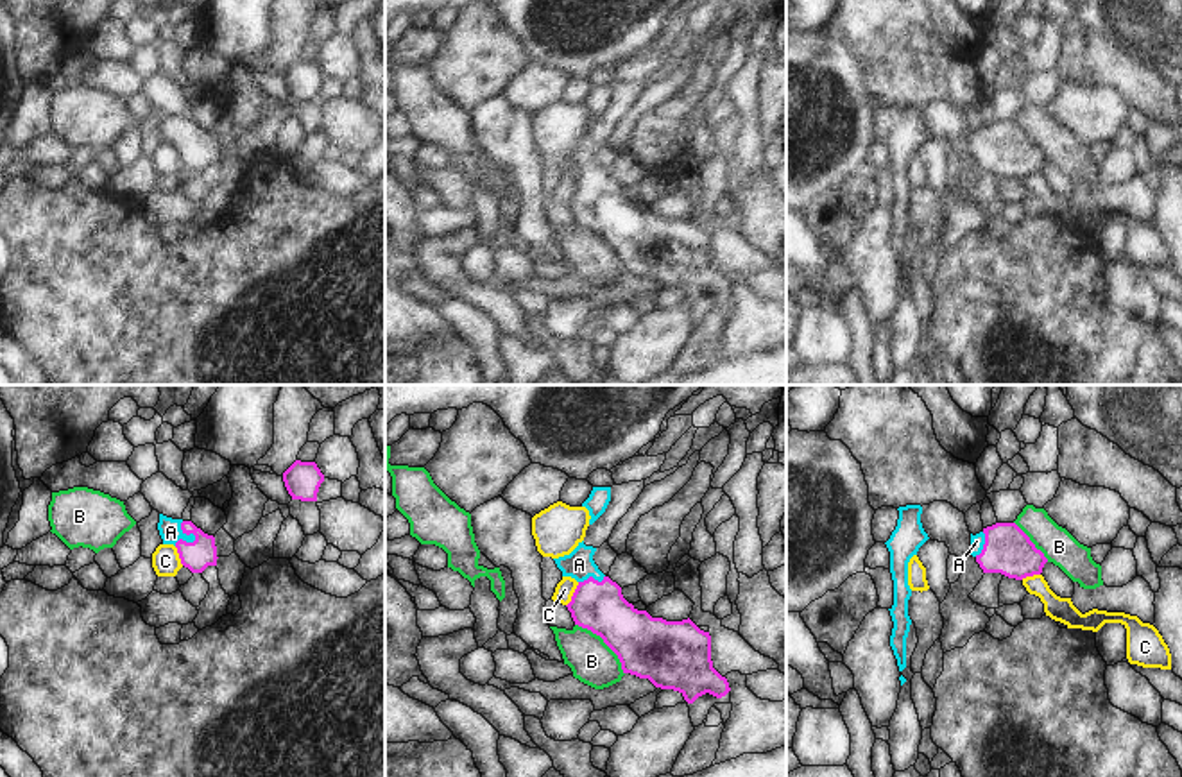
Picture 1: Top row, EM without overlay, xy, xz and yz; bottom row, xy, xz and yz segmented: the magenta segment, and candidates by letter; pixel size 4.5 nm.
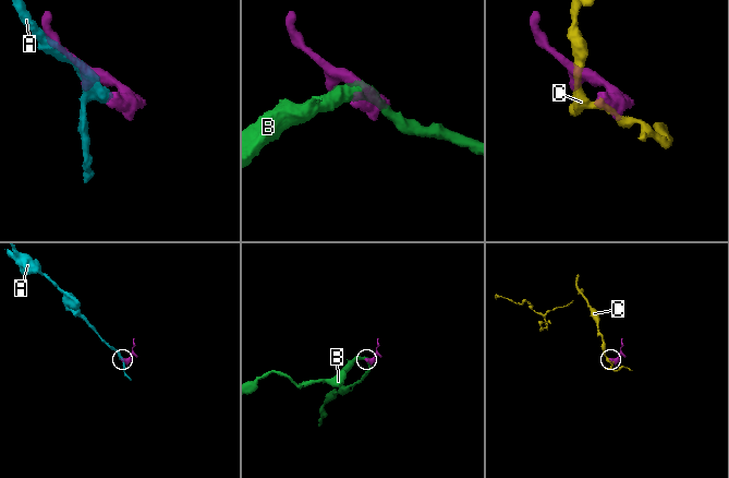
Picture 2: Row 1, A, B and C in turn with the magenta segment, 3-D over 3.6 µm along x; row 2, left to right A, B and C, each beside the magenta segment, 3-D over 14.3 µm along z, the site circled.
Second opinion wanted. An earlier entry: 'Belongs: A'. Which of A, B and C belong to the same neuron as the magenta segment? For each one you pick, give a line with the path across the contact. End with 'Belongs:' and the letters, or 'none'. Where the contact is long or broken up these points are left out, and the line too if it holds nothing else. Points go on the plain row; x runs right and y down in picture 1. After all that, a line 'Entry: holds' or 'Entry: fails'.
A: runs through xy (197, 154), (196, 136), (171, 131)
Belongs: A
Entry: holds

